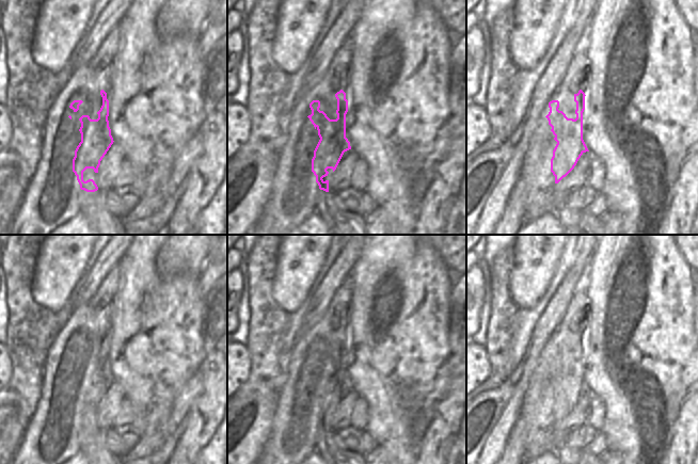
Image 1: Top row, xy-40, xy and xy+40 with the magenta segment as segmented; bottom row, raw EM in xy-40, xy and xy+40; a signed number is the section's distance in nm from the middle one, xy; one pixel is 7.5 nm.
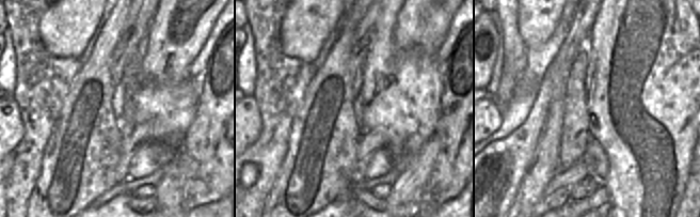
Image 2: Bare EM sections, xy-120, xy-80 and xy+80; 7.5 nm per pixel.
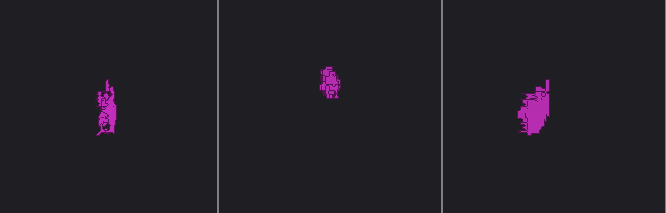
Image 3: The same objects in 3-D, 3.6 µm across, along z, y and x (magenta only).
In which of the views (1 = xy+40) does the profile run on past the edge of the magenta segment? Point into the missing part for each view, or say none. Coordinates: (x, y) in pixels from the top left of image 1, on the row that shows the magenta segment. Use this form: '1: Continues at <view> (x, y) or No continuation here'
1: Continues at xy+40 (576, 77).

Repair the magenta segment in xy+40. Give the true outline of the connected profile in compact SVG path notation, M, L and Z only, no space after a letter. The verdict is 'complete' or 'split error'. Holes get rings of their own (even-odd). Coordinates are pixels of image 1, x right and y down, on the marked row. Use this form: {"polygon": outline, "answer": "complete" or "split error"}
{"polygon": "M582 49L572 57L561 86L562 90L574 95L575 119L568 118L562 111L558 110L558 100L549 102L550 112L545 117L557 142L551 159L551 172L555 176L555 183L574 169L584 153L589 151L583 140L583 112L590 76L591 63Z", "answer": "split error"}

